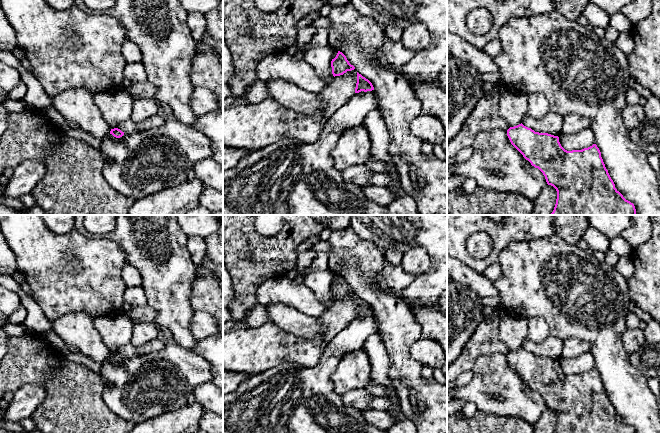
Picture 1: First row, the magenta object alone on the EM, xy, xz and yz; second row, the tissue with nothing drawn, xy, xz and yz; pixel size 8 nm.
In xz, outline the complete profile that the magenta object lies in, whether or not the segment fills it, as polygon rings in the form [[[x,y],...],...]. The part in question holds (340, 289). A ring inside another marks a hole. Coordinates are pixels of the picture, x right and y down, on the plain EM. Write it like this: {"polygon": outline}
{"polygon": [[[338,275],[336,281],[331,285],[332,298],[333,300],[340,300],[347,295],[354,294],[355,291],[349,287],[346,280]]]}

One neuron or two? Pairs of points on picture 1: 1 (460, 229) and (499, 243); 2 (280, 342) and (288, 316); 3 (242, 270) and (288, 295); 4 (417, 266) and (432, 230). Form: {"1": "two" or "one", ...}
{"1": "one", "2": "two", "3": "two", "4": "two"}

